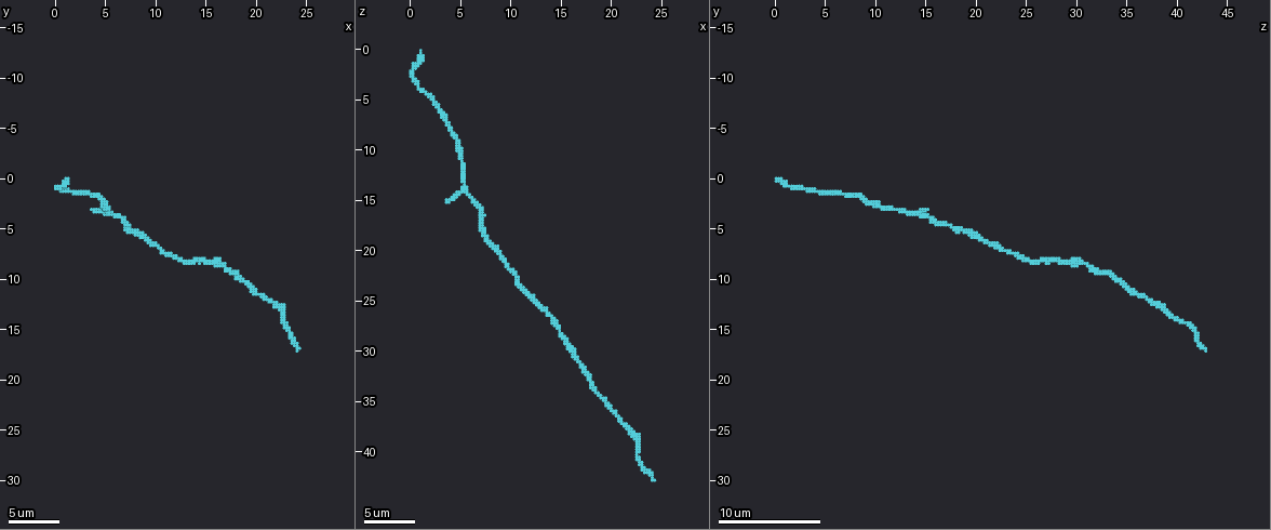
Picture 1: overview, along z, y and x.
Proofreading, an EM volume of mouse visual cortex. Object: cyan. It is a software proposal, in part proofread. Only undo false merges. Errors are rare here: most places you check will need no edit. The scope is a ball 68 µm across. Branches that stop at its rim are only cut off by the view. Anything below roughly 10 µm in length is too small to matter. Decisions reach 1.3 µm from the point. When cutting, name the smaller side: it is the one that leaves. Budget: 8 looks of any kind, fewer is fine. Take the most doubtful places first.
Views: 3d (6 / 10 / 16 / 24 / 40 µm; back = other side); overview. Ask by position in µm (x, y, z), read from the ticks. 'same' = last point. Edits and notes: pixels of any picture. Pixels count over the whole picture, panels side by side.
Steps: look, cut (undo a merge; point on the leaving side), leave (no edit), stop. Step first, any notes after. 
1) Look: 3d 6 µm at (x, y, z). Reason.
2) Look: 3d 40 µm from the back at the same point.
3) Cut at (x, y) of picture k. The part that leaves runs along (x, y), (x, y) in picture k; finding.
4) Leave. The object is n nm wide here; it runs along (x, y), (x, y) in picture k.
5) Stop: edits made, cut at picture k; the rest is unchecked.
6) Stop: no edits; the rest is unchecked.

Look: 3d 10 µm at (10.4, 7.4, 22.8).

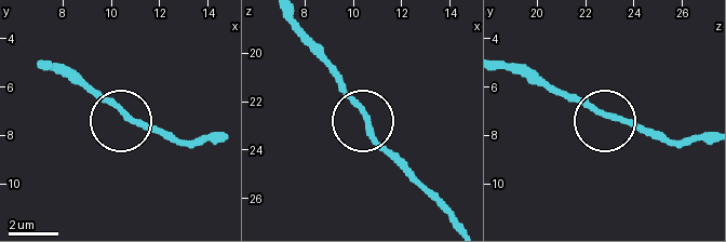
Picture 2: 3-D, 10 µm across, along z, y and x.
Leave. It runs along (126, 115), (81, 80) in picture 2; continuous, no second neuron.

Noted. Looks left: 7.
Look: 3d 6 µm at (15.4, 8.2, 28.8). Sudden change in width.

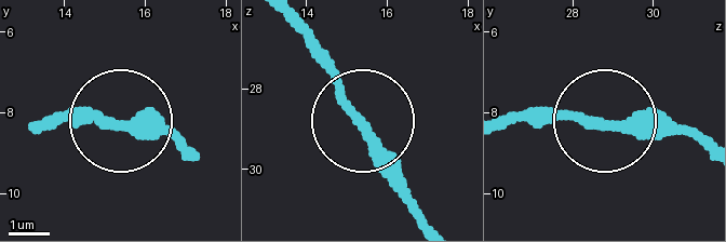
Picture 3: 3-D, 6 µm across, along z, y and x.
Look: 3d 6 µm from the back at (15.20, 8.30, 28.75).

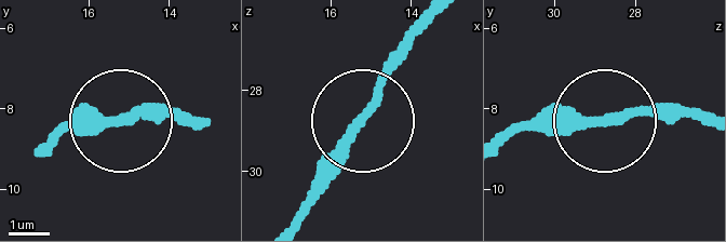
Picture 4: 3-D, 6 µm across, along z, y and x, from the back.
Leave. The object is 230 nm wide here; it runs along (706, 116), (540, 116), (513, 126) in picture 4; continuous, no second neuron.

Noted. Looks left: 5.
Look: 3d 10 µm at (7.4, 5.2, 18.0). Calibre changes.

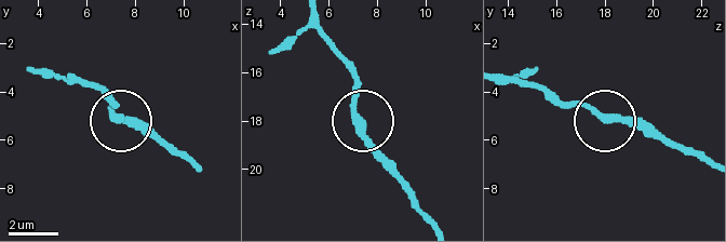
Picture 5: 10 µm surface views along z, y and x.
Leave. It runs along (704, 162), (624, 121), (552, 102) in picture 5; all the same neuron.

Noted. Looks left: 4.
Look: 3d 16 µm at (4.6, 2.2, 9.0). Calibre changes.

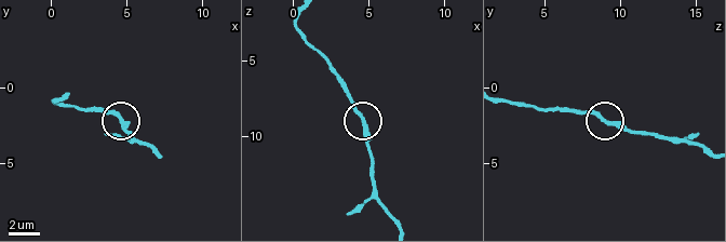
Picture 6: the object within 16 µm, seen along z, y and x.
Leave. It runs along (159, 157), (137, 143), (112, 115), (95, 110) in picture 6; one neuron here.

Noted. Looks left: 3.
Stop: no edits; the rest is unchecked.

